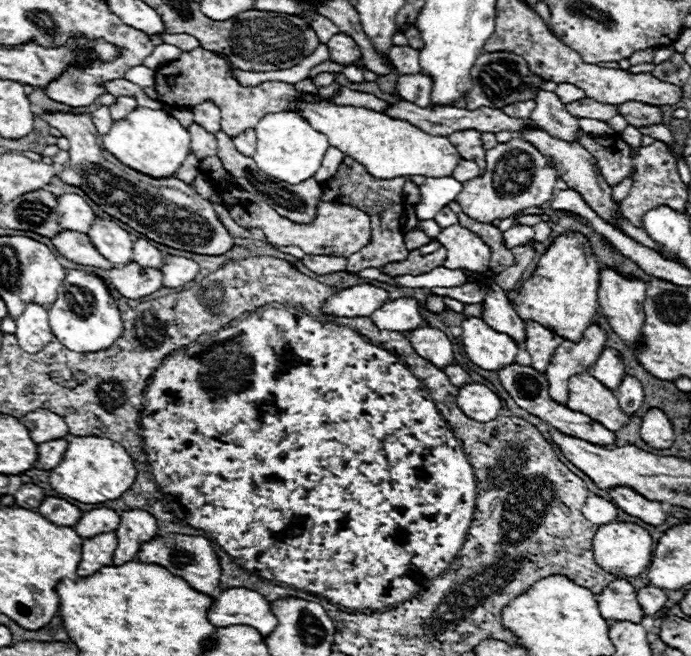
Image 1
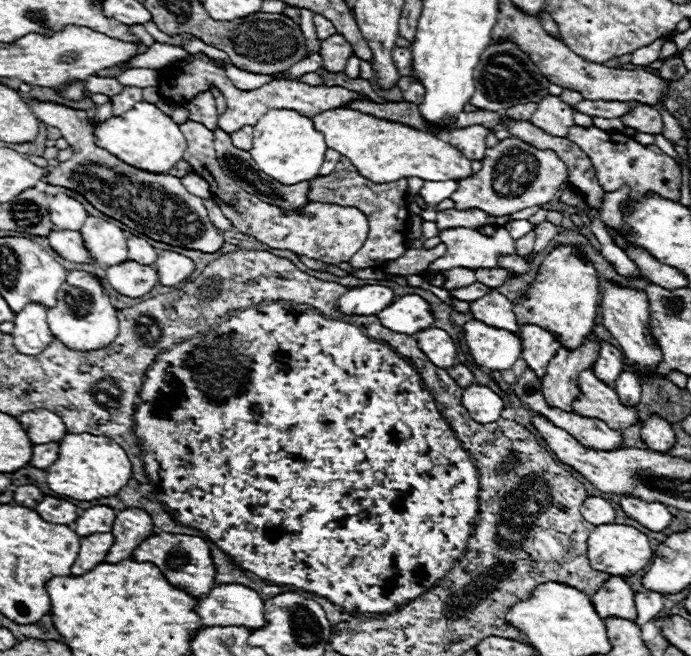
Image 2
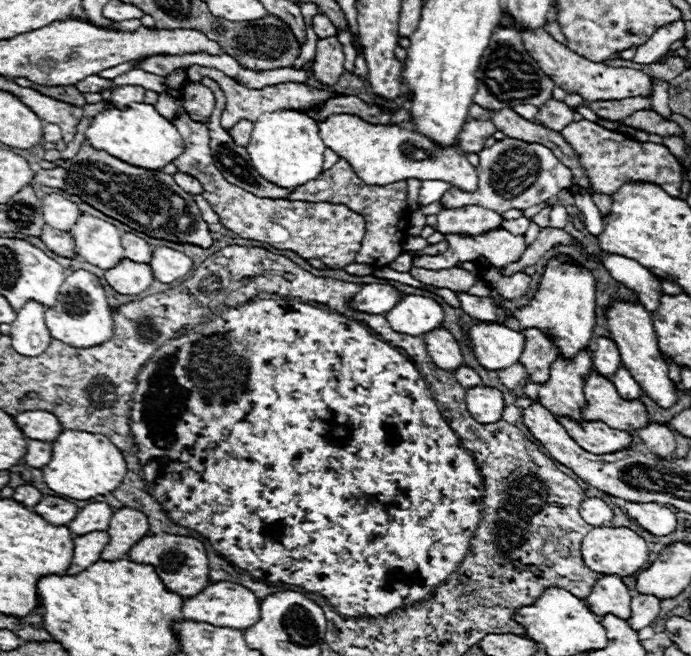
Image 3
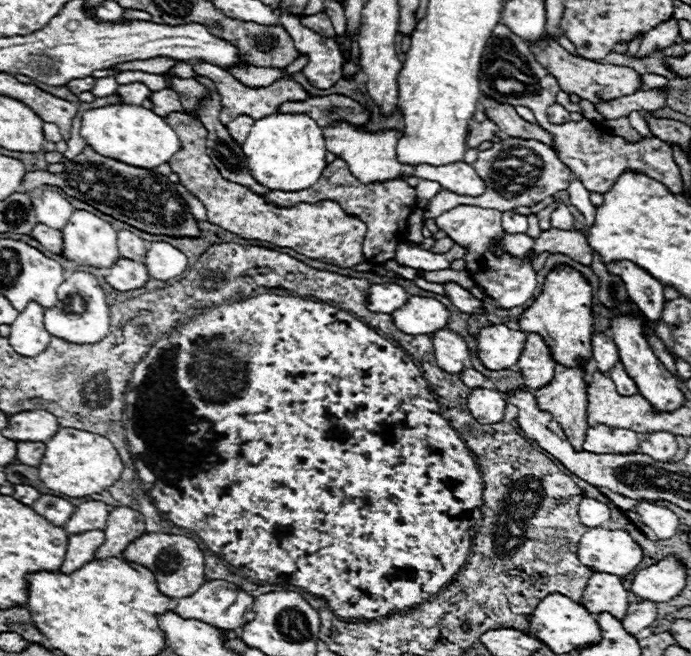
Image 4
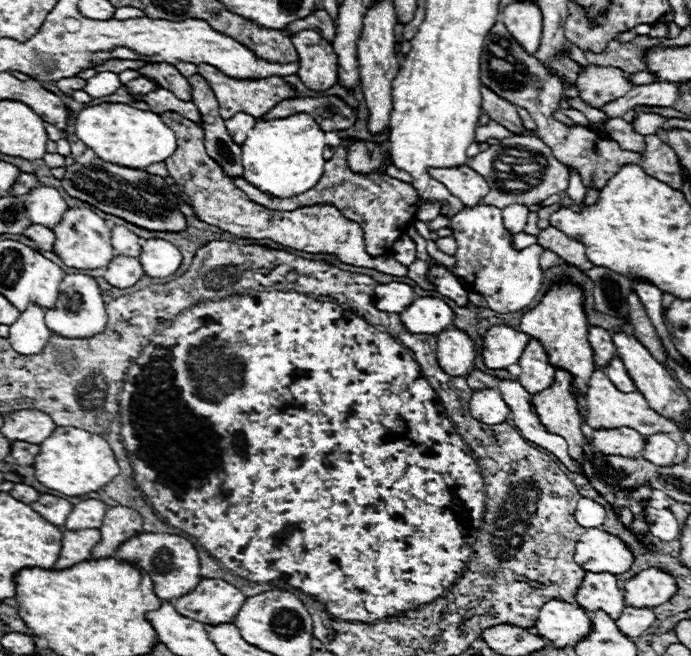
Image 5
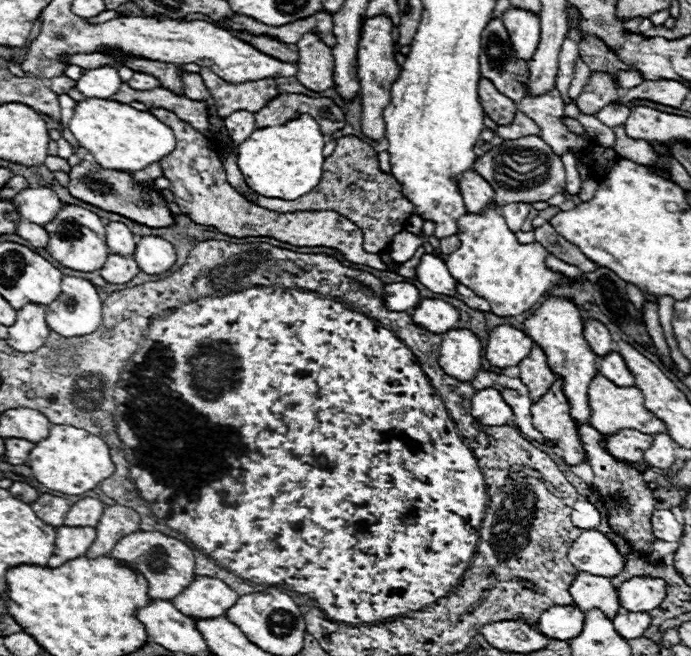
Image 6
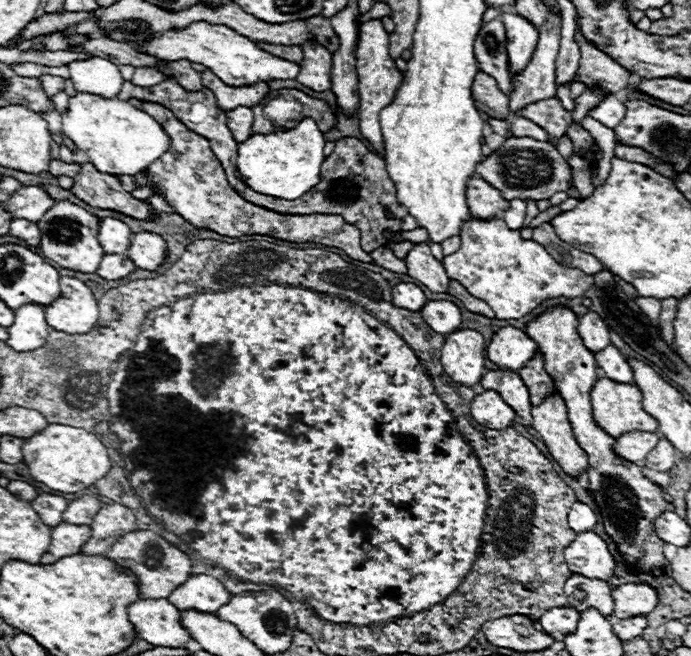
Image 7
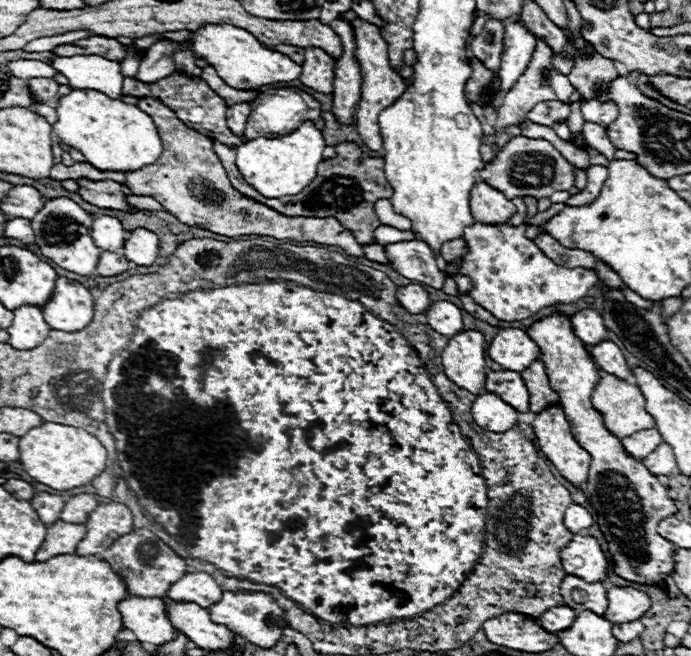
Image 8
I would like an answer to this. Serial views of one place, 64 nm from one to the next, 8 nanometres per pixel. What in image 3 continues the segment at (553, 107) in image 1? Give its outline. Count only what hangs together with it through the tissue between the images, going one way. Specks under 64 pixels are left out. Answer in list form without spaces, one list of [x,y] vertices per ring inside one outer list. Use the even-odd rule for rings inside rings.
[[[550,100],[550,102],[546,102],[546,104],[538,110],[534,122],[542,124],[542,126],[546,126],[546,128],[550,128],[550,130],[560,132],[564,126],[570,124],[572,114],[574,114],[572,108],[568,108],[564,102]]]

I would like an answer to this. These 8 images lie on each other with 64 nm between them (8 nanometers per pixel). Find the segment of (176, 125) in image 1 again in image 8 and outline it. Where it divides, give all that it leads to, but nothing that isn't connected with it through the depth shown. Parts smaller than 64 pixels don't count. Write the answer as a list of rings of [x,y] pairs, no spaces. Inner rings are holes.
[[[72,90],[58,100],[56,114],[58,120],[52,124],[52,132],[62,144],[82,152],[98,170],[138,170],[156,162],[162,154],[162,142],[152,118],[134,104],[114,102],[96,90]]]

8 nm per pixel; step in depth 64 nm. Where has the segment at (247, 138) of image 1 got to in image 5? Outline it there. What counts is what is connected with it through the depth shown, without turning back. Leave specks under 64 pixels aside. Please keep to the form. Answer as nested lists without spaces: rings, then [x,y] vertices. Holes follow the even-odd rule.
[[[234,114],[232,118],[226,120],[226,126],[228,126],[228,132],[232,134],[232,140],[236,144],[242,144],[248,136],[248,132],[252,130],[252,126],[256,126],[256,118],[252,118],[250,114]]]

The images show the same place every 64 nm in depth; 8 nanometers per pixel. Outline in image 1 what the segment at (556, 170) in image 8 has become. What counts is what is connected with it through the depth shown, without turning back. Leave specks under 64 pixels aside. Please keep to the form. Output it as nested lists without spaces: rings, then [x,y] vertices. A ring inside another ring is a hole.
[[[512,138],[492,150],[486,150],[486,172],[478,178],[462,182],[464,190],[456,196],[456,202],[464,214],[478,222],[492,222],[496,218],[504,220],[506,216],[512,216],[512,212],[548,202],[558,178],[556,168],[550,166],[542,152],[522,138]]]

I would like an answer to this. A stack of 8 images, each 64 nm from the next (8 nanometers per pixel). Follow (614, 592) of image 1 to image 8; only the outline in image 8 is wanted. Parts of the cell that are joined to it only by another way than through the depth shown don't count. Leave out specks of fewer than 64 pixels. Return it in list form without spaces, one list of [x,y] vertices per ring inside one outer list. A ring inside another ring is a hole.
[[[566,576],[560,584],[560,594],[566,606],[572,610],[592,610],[596,614],[604,614],[608,600],[606,600],[606,586],[602,582],[584,582],[576,576]]]

